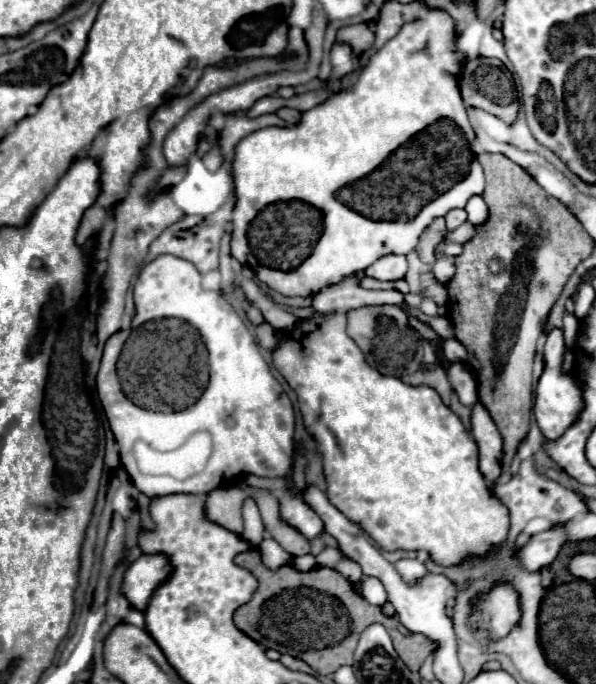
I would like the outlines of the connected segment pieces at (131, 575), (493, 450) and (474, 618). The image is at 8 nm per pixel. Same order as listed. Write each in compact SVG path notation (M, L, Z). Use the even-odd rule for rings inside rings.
M164 553L140 555L124 575L122 593L134 609L144 611L150 605L154 591L172 575L172 571L174 567Z
M476 403L472 411L472 437L480 449L480 471L494 483L502 473L502 437L490 413L480 403Z
M496 581L490 591L478 593L470 605L472 627L486 631L490 639L504 639L522 617L520 593L510 581Z

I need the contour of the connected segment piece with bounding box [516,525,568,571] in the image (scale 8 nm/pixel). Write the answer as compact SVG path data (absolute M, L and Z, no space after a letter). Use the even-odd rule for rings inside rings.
M552 525L550 529L532 535L528 545L518 549L516 557L522 561L522 565L528 571L538 571L556 559L558 551L566 541L568 541L568 533L564 525Z

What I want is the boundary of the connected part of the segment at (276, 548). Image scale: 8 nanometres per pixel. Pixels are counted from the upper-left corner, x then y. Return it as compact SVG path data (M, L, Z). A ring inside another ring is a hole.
M264 539L258 549L260 549L260 555L262 555L264 565L268 565L270 569L278 569L280 565L290 563L290 559L292 559L292 555L286 553L282 549L282 545L276 543L274 539Z

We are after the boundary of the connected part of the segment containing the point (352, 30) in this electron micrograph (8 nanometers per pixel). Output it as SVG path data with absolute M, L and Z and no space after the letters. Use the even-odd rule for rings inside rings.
M360 23L360 25L350 25L350 27L342 27L336 35L336 43L340 45L348 45L352 49L352 53L356 57L360 57L362 53L366 53L372 45L374 45L374 31L372 25Z

